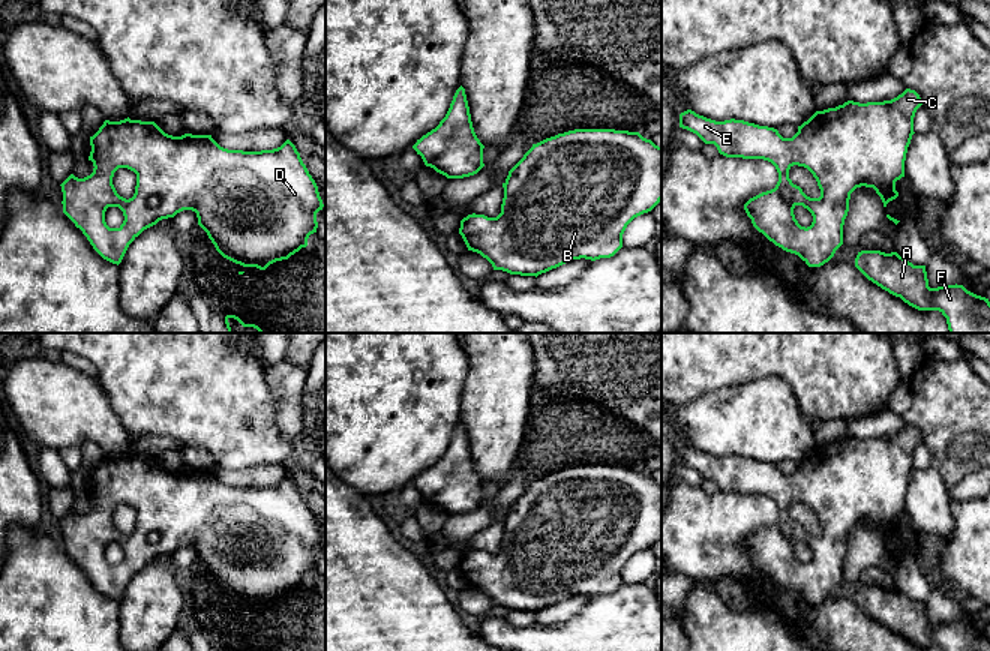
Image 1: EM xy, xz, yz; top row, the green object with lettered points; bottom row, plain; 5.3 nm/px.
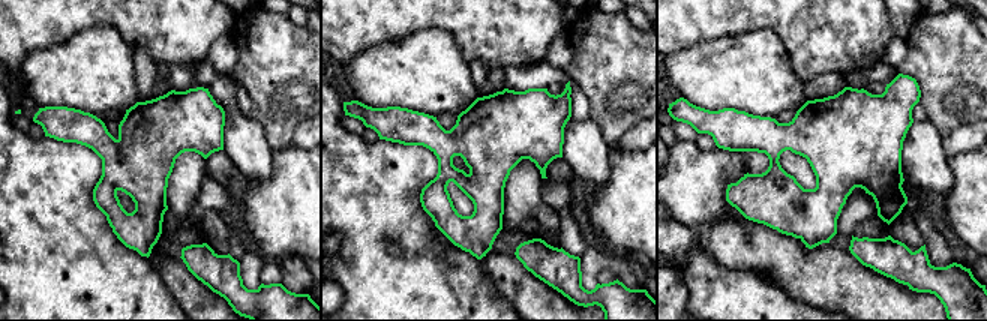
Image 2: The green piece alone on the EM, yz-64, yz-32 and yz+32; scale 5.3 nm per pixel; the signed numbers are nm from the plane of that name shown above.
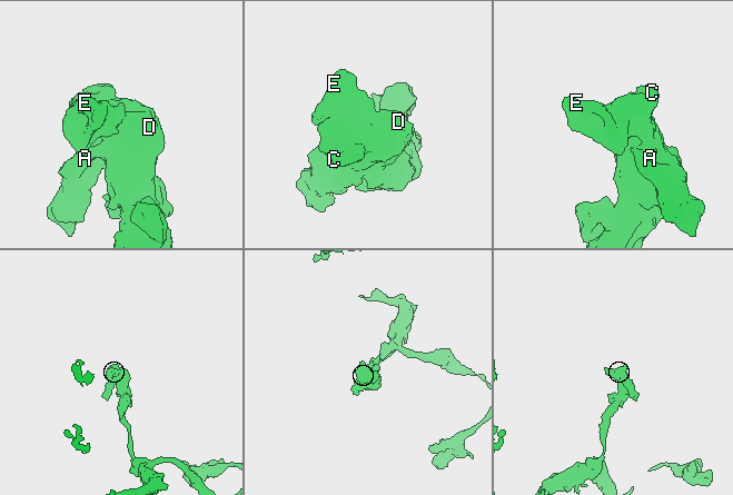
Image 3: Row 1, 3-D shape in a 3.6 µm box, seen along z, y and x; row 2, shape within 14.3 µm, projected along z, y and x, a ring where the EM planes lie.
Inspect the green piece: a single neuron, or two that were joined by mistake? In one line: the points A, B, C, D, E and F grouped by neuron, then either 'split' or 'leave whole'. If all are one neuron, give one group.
A B C D E F; leave whole

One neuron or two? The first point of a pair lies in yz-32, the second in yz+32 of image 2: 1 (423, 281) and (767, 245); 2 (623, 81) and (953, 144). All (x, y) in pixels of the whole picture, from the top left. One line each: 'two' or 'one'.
1: two
2: two

